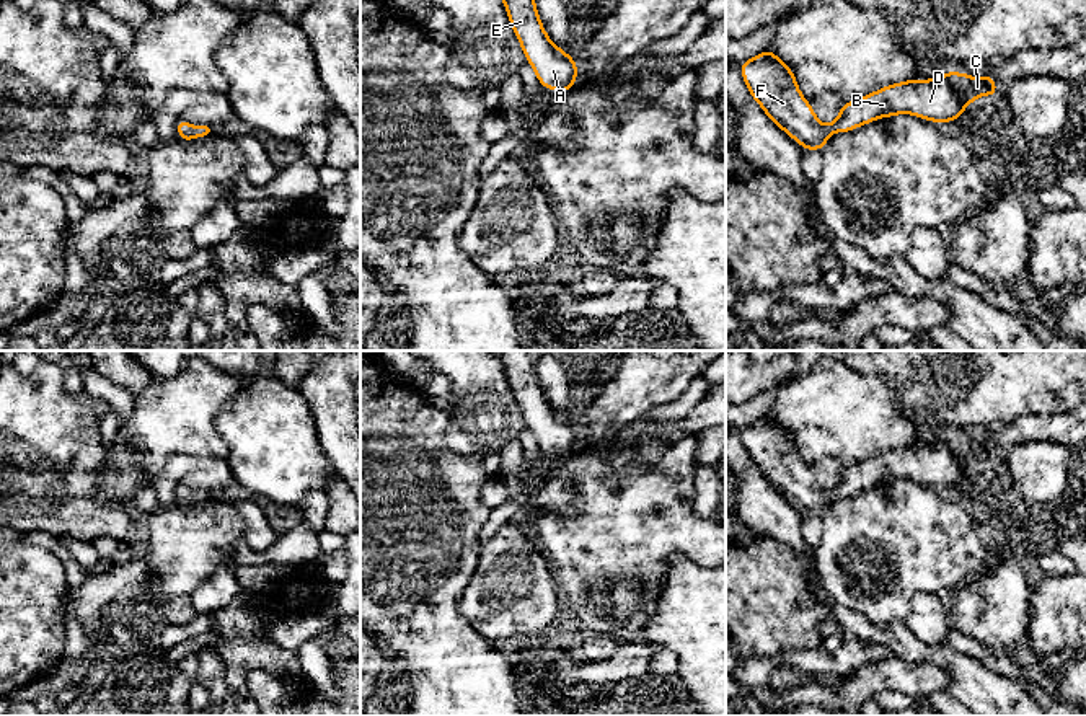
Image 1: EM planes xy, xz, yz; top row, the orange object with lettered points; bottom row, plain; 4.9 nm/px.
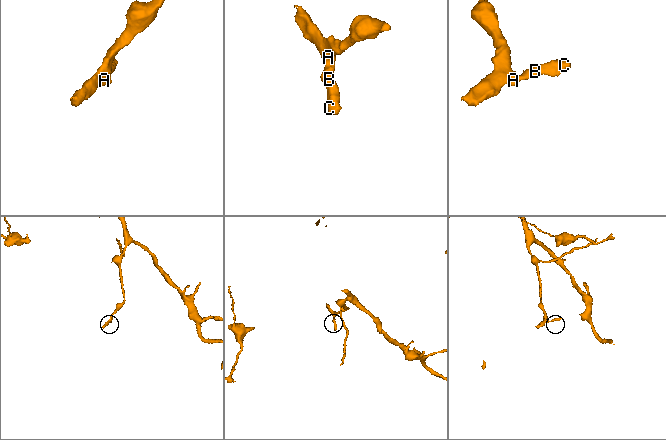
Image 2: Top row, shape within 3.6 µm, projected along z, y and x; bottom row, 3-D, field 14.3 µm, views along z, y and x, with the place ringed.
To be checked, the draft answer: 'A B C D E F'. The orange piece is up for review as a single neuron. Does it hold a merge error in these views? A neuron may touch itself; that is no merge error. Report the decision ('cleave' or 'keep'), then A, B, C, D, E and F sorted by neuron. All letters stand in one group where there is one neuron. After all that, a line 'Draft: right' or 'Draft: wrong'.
keep | A B C D E F
Draft: right

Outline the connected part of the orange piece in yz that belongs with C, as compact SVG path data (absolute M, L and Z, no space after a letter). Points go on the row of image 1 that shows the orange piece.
M768 47L740 62L752 98L765 114L804 150L820 152L830 134L850 132L863 124L897 114L946 124L959 121L962 111L982 95L998 96L993 73L975 78L949 70L933 80L907 80L884 86L859 99L843 103L838 117L823 126L802 96L791 69Z

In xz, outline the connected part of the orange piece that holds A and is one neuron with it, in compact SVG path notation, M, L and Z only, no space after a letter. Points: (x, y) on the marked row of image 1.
M502 0L510 26L545 90L569 93L577 78L577 62L548 38L535 0Z

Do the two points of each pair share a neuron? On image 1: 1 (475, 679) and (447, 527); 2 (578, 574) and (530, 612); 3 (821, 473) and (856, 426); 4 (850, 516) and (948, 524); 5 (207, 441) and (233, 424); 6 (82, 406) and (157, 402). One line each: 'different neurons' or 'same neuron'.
1: same neuron
2: different neurons
3: different neurons
4: same neuron
5: different neurons
6: different neurons

